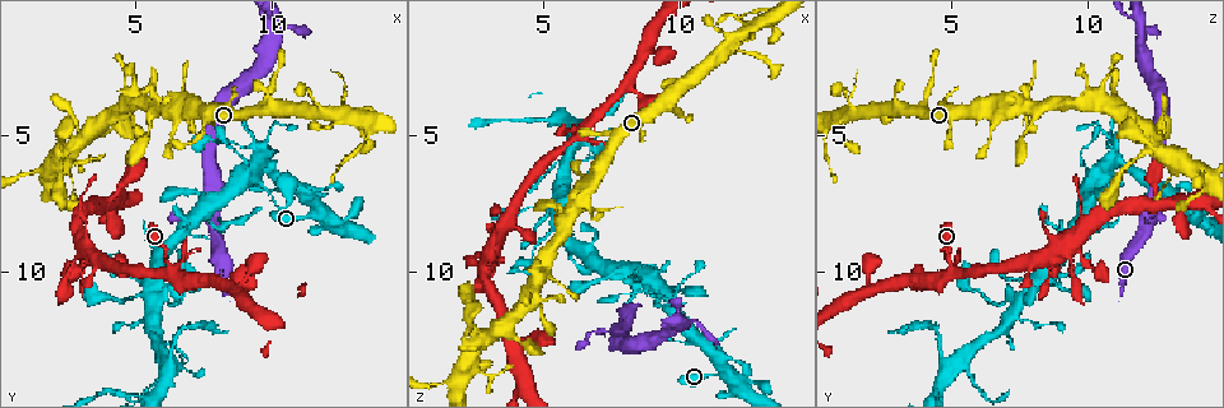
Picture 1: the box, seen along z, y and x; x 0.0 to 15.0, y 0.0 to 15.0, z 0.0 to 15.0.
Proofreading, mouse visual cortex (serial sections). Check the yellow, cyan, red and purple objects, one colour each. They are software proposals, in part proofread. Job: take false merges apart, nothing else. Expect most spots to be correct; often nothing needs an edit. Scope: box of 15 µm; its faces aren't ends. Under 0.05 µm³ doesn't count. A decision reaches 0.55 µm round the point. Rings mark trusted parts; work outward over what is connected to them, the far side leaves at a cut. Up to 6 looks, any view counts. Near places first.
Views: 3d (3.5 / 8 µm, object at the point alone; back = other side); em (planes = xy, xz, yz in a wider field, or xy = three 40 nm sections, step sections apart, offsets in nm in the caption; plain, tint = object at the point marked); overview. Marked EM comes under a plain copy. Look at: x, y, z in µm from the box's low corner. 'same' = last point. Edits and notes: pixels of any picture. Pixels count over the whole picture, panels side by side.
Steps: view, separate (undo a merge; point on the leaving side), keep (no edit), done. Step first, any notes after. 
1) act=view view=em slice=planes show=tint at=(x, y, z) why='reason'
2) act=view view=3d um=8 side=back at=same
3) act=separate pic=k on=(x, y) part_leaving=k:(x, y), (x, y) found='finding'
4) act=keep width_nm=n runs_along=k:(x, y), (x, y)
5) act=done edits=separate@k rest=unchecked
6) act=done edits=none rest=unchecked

act=view view=em slice=xy step=5 show=tint at=(12.5, 4.4, 0.9) why='sharp bend'

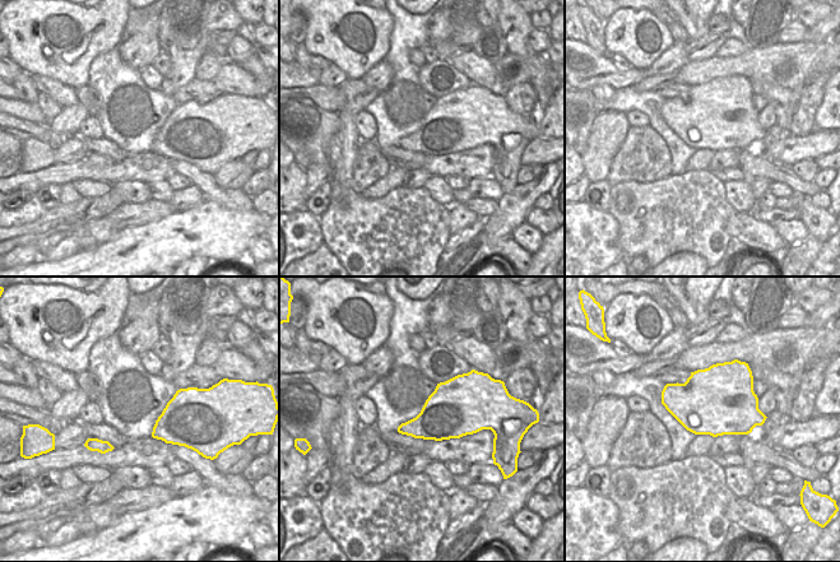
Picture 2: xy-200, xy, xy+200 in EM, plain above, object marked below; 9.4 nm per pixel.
act=view view=3d um=3.5 at=same

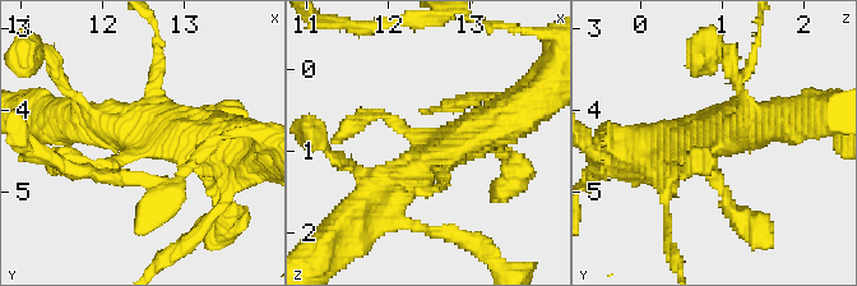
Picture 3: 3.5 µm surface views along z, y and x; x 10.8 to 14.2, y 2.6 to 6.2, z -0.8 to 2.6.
act=keep runs_along=3:(765, 127), (733, 130), (694, 161) found='one cell here'

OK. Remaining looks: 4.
act=view view=3d um=3.5 side=back at=(6.8, 8.3, 12.2) why='narrows sharply'

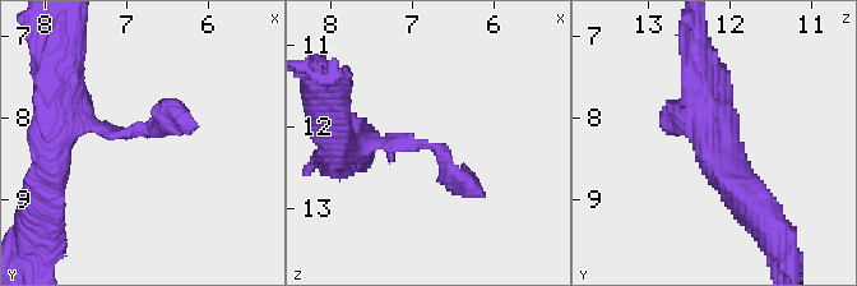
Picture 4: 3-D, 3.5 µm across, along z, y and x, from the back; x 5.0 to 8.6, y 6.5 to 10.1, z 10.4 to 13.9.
act=view view=em slice=planes show=tint at=(6.80, 8.20, 12.20)

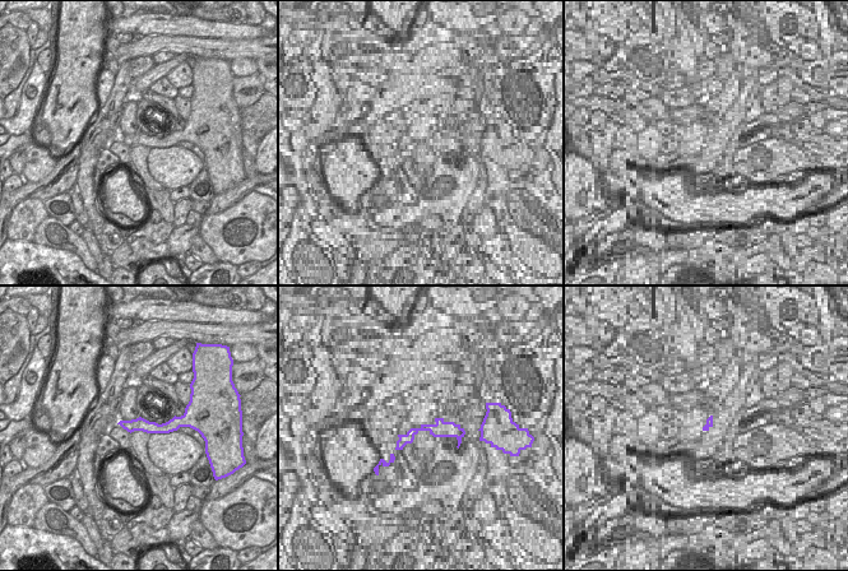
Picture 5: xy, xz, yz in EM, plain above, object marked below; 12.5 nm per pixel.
act=keep runs_along=4:(338, 151), (429, 144), (483, 197) found='one cell here'

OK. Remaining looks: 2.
act=view view=3d um=3.5 at=(10.2, 1.0, 11.9) why='four arms meet'

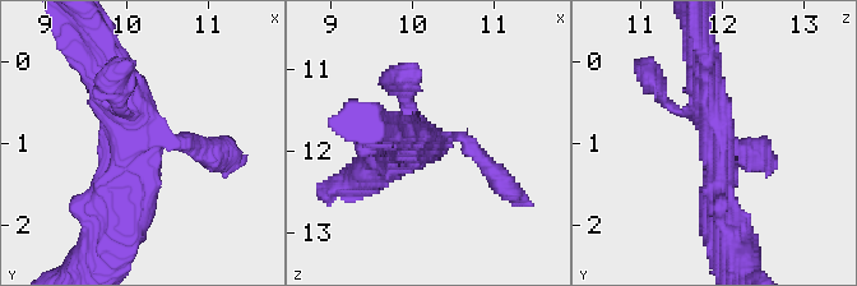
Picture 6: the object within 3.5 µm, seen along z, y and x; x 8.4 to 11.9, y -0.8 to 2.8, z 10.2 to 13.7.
act=view view=em slice=planes show=tint at=(10.15, 1.05, 11.90) arms=4 arm_widths_nm=150,200,450,500

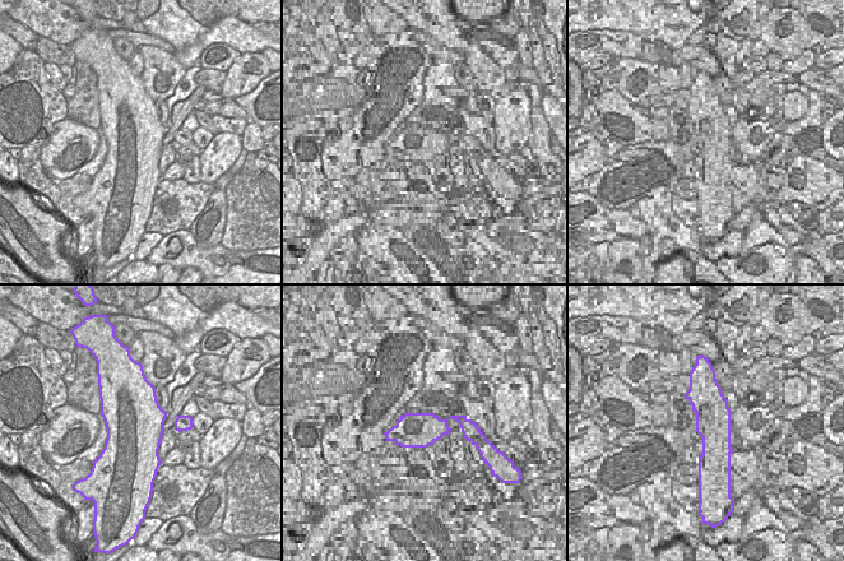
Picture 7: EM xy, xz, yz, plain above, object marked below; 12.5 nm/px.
act=keep runs_along=6:(723, 224), (707, 67) found='continuous, no second cell'

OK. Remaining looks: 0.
act=done edits=none rest=unchecked

